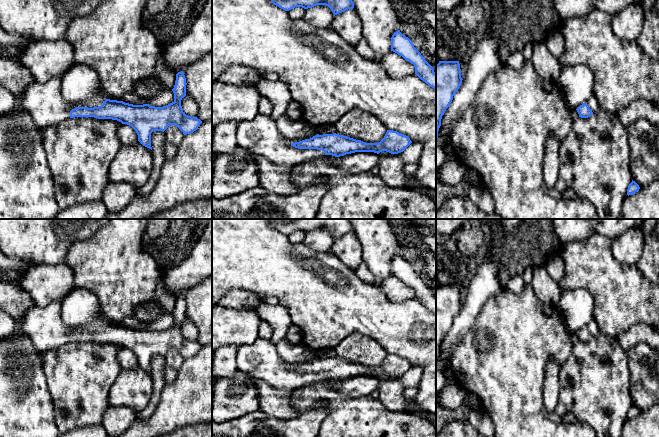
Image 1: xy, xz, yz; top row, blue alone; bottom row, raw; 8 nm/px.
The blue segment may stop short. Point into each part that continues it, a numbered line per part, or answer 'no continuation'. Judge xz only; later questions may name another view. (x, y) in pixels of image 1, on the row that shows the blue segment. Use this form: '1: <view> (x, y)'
1: xz (261, 136)

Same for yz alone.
1: yz (593, 104)

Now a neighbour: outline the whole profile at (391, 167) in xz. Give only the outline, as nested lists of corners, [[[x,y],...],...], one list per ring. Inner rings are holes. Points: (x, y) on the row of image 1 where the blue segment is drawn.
[[[397,154],[380,156],[378,162],[379,177],[391,188],[406,187],[404,161]]]

